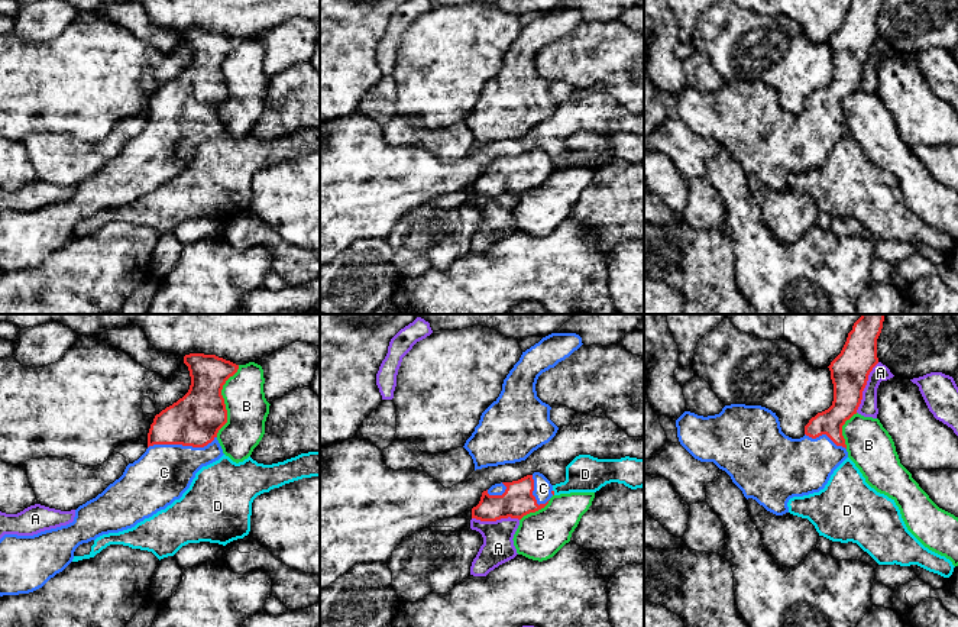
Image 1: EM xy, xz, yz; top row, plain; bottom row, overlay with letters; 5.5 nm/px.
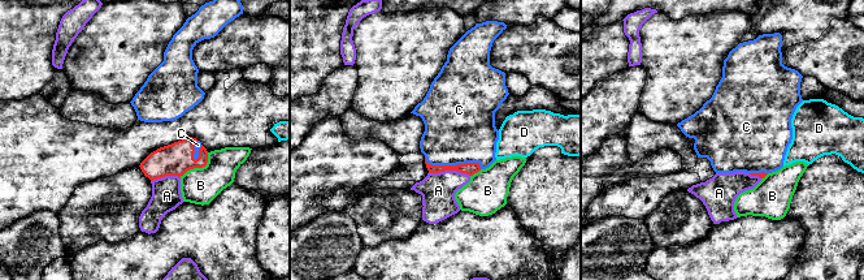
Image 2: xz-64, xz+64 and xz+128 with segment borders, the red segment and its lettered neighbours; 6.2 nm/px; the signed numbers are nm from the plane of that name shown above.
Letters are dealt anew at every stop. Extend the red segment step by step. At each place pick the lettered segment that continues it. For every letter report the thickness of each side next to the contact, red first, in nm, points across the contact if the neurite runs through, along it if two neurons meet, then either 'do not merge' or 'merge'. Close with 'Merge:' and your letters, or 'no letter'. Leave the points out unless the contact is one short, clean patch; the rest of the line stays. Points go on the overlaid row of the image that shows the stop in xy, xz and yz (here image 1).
A: 220 nm thick on the red side, 100 nm on the other; do not merge
B: 280 nm thick on the red side, 220 nm on the other; do not merge
C: 280 nm thick on the red side, 320 nm on the other; merge
D: 20 nm thick on the red side, 200 nm on the other; do not merge
Merge: C

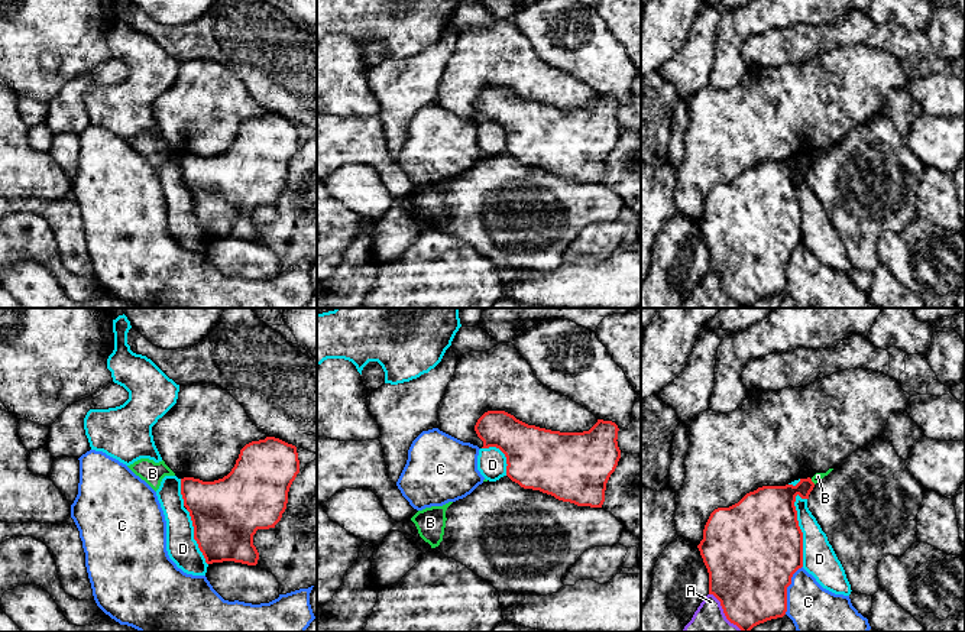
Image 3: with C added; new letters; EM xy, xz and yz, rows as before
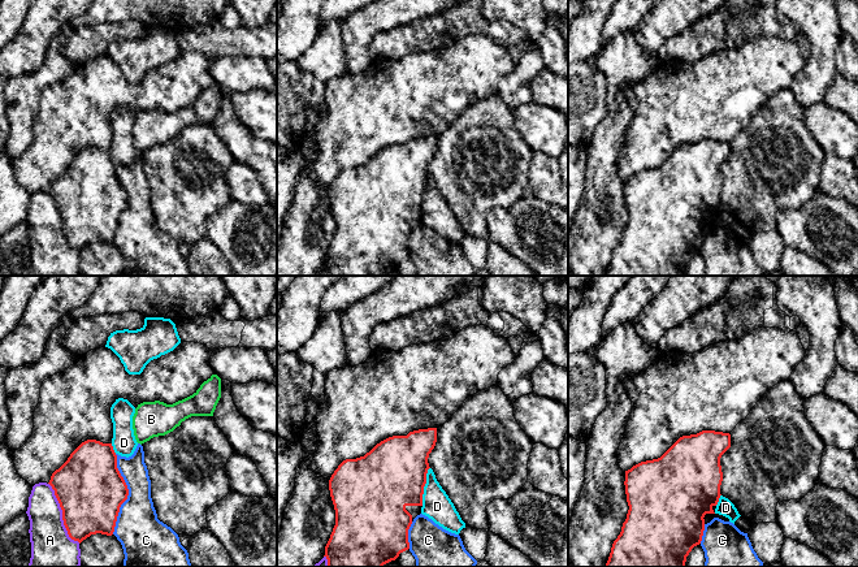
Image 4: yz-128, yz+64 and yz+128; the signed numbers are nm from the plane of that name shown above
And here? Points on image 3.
A: 440 nm thick on the red side, 240 nm on the other; do not merge
B: 220 nm thick on the red side, 50 nm on the other; border along yz (810, 479), (815, 483); do not merge
C: 480 nm thick on the red side, 300 nm on the other; do not merge
D: 500 nm thick on the red side, 190 nm on the other; do not merge
Merge: no letter

